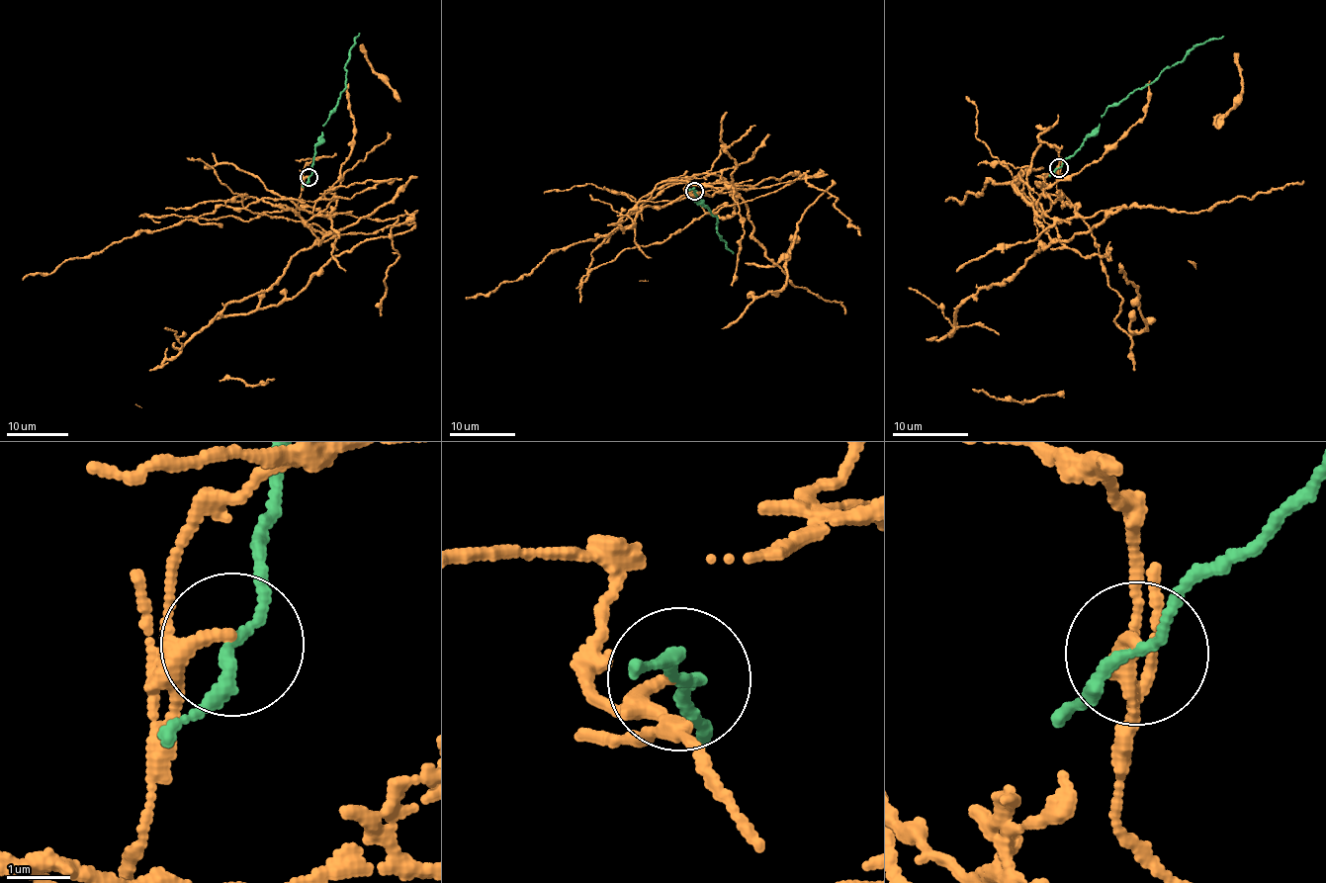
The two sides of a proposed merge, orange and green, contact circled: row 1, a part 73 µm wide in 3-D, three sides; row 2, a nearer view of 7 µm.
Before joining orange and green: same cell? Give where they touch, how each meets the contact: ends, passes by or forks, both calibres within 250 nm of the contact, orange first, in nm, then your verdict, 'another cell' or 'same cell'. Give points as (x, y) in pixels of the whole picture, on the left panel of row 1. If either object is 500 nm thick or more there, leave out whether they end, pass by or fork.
at (309, 177); orange passes by; green passes by; 150 nm thick on the orange side, 170 nm on the other; another cell

